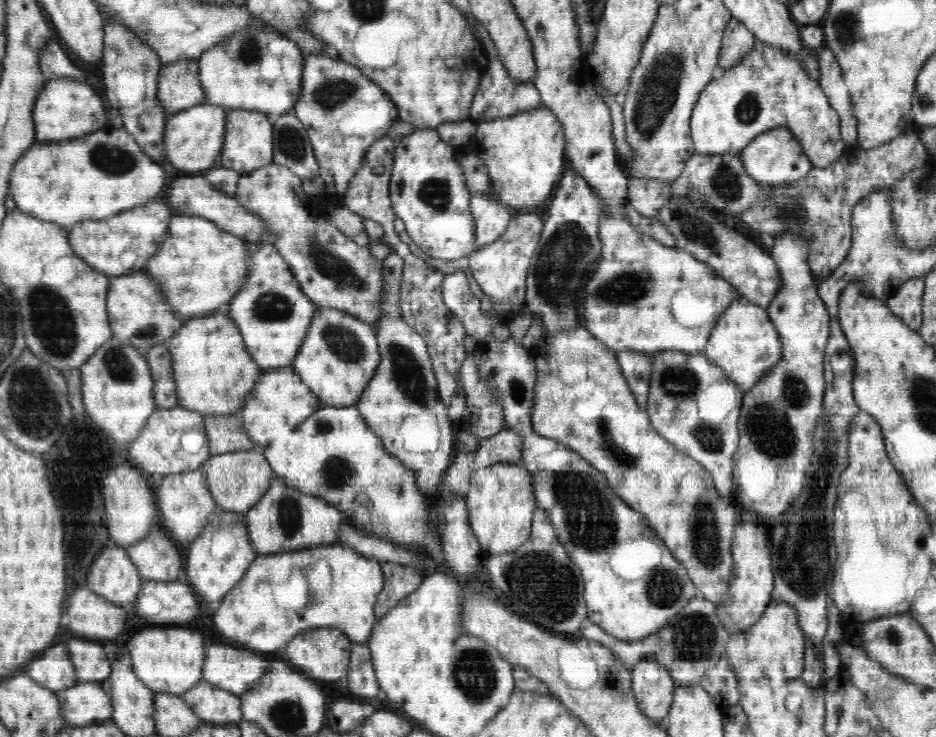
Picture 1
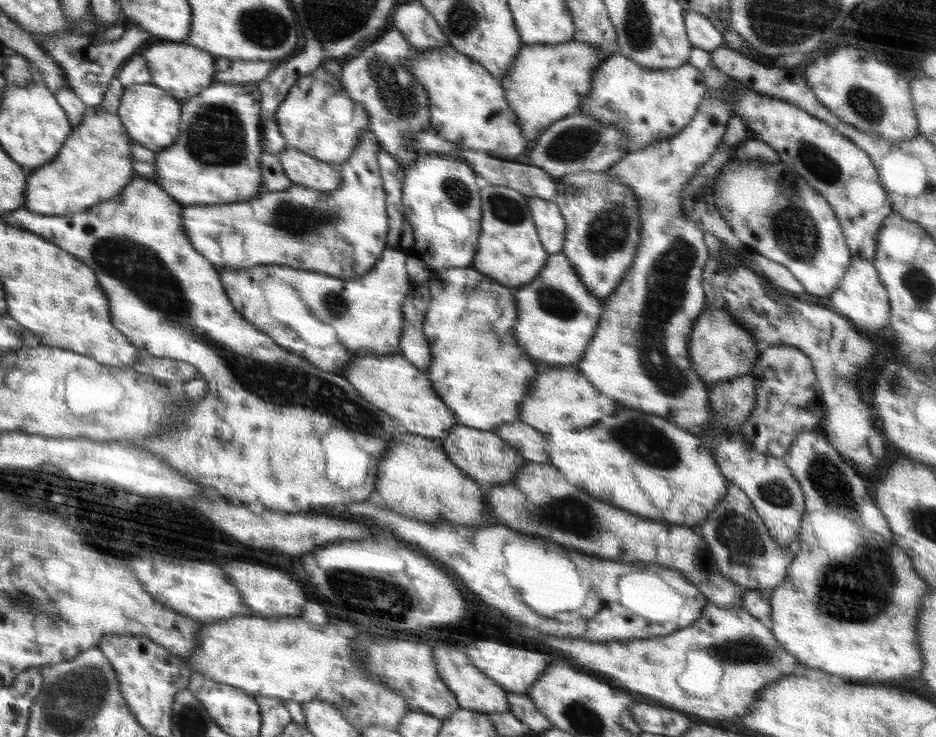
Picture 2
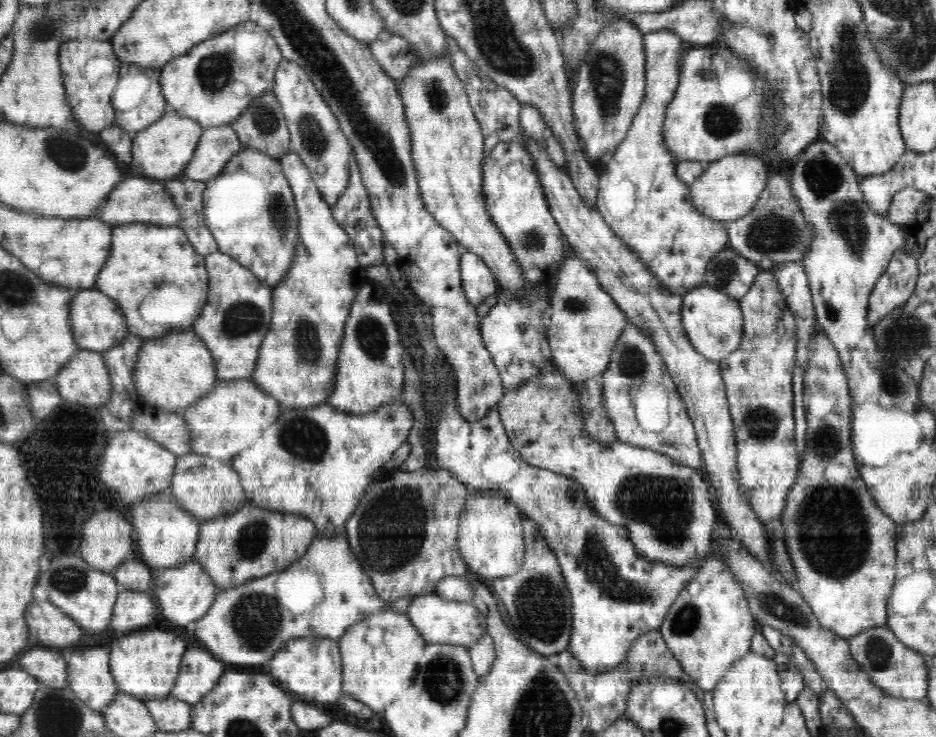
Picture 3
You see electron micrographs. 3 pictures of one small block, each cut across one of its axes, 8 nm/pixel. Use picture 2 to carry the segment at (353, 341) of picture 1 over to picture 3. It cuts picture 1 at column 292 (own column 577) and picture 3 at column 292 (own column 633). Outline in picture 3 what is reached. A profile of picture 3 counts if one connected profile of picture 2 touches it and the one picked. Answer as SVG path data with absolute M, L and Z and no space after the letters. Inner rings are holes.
M288 152L280 158L286 180L290 183L294 195L296 212L298 213L298 246L294 252L294 260L290 264L290 270L286 276L272 287L272 321L270 331L262 340L260 352L258 352L258 363L252 372L252 381L262 391L272 395L278 403L284 406L314 407L324 404L330 394L310 394L310 388L306 388L306 366L316 360L314 364L334 362L339 360L338 352L342 344L342 336L345 325L350 315L350 310L358 291L360 290L360 274L362 267L358 265L357 252L350 241L346 231L334 220L332 209L318 192L309 168L303 163L295 152Z

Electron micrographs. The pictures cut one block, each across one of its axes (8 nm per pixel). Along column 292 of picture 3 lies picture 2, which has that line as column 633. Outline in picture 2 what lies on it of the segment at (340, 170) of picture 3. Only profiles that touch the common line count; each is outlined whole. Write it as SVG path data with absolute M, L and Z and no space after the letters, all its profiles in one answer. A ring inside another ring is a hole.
M622 53L609 56L596 70L591 78L592 94L583 102L583 106L574 112L590 114L602 124L611 124L625 132L627 136L627 150L636 152L658 142L676 136L696 114L699 104L707 95L707 85L703 72L692 66L689 62L682 64L680 68L668 68L664 70L652 70L642 68L632 62Z

